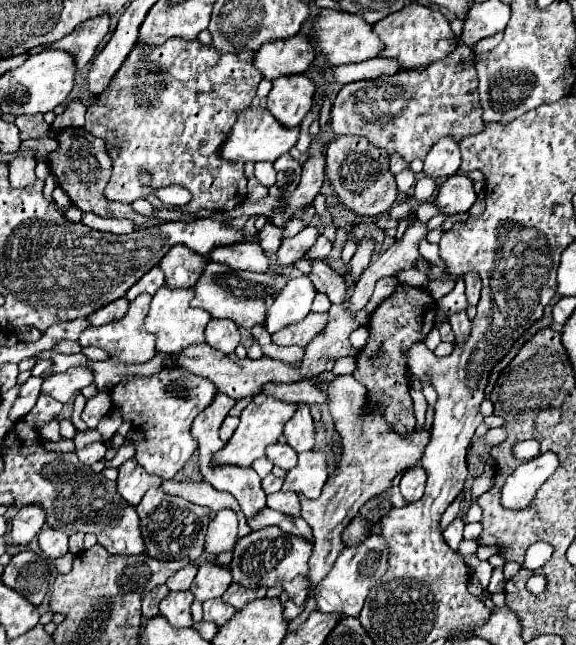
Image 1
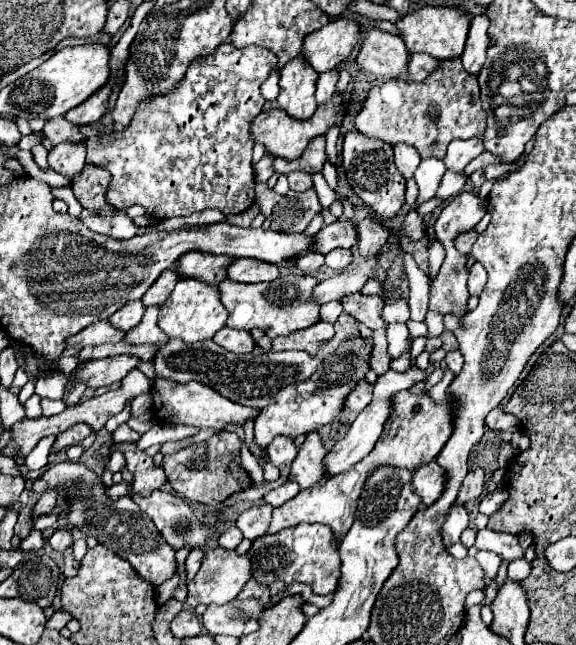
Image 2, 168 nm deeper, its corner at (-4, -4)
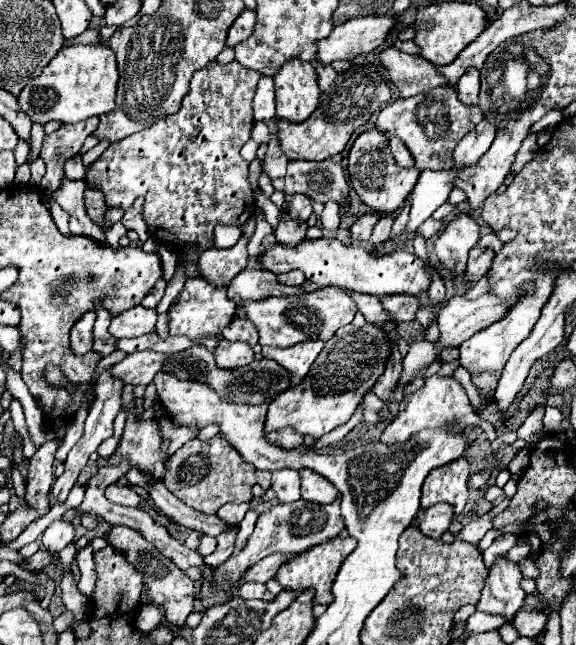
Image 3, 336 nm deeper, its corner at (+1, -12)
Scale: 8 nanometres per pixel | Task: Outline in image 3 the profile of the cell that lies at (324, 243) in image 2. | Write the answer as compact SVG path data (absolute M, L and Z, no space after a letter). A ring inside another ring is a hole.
M366 214L366 216L358 218L350 226L350 240L352 240L352 244L358 244L362 240L368 240L370 238L370 232L372 232L372 226L376 222L378 222L378 216L374 216L374 214Z

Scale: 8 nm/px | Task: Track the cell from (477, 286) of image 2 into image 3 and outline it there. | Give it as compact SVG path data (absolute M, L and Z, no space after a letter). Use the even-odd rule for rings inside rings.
M472 248L468 254L468 264L466 264L466 272L464 272L464 284L466 286L474 286L484 274L486 268L490 268L490 260L492 260L492 250L490 248Z

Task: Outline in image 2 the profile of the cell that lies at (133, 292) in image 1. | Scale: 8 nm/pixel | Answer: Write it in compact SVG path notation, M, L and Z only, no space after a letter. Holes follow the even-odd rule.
M167 270L167 272L163 272L161 276L159 276L159 280L155 280L155 284L147 290L147 294L141 298L141 302L145 304L145 306L161 306L165 300L167 300L167 296L169 296L169 292L173 290L173 286L177 284L177 274L173 272L173 270Z

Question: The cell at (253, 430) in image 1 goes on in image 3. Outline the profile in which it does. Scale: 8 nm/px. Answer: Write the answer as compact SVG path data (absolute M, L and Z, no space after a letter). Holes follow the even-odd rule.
M352 324L340 328L324 346L308 376L302 384L296 384L280 392L268 406L264 434L278 432L282 428L294 428L302 436L320 438L326 432L342 426L350 420L358 408L362 396L374 386L378 376L384 372L384 364L390 356L388 334L380 326L366 324L354 328Z

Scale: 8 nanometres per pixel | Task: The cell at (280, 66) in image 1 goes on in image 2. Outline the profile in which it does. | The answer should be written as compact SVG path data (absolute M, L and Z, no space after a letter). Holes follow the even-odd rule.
M347 18L331 20L327 26L309 34L303 40L301 56L307 58L309 64L317 72L333 70L357 46L359 32L361 32L361 28L353 20L347 20Z

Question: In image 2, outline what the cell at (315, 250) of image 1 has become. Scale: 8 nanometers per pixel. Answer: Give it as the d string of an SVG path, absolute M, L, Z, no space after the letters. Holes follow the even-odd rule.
M307 252L305 256L301 256L299 260L297 260L297 270L301 270L303 274L313 274L313 272L317 272L321 266L323 266L323 262L325 262L325 256L323 254L319 254L319 252Z

